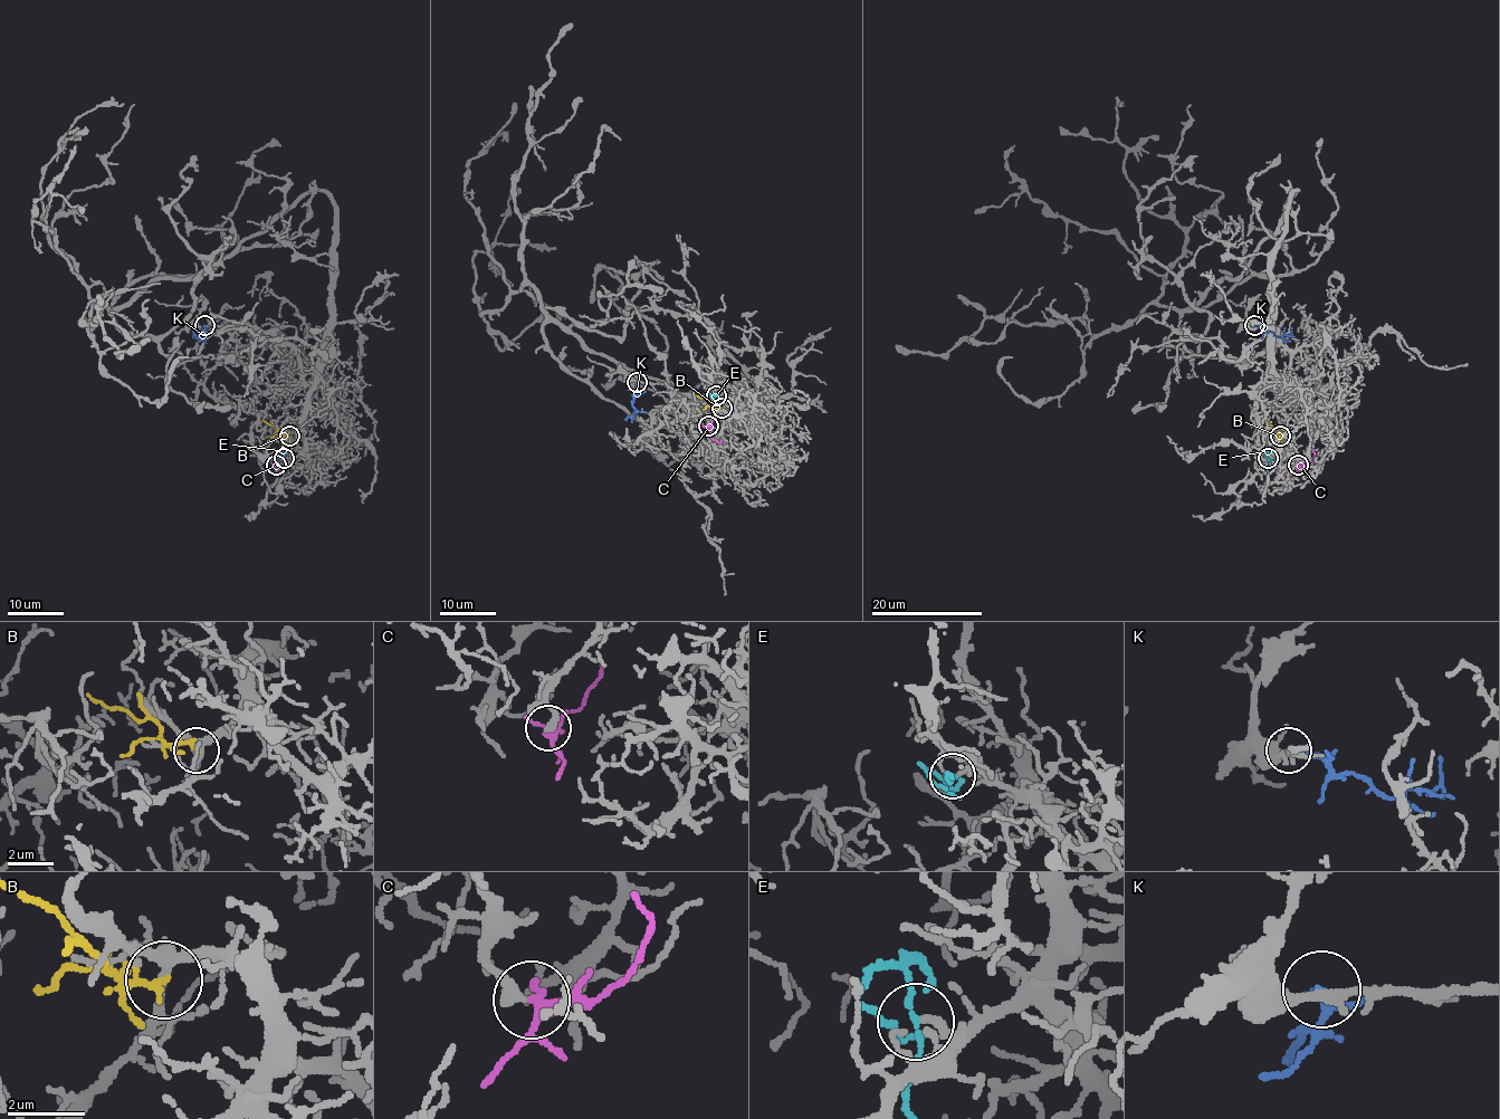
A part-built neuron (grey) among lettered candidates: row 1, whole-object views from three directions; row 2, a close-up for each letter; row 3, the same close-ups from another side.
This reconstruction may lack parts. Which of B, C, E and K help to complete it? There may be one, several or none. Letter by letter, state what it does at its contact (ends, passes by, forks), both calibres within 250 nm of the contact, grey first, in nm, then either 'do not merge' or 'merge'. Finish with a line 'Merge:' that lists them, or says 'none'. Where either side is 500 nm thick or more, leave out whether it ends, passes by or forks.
B: it ends there; 300 nm thick on the grey side, 200 nm on the other; do not merge
C: it forks there; 360 nm thick on the grey side, 240 nm on the other; merge
E: it passes by; 200 nm thick on the grey side, 130 nm on the other; do not merge
K: it ends there; 240 nm thick on the grey side, 180 nm on the other; merge
Merge: C, K

